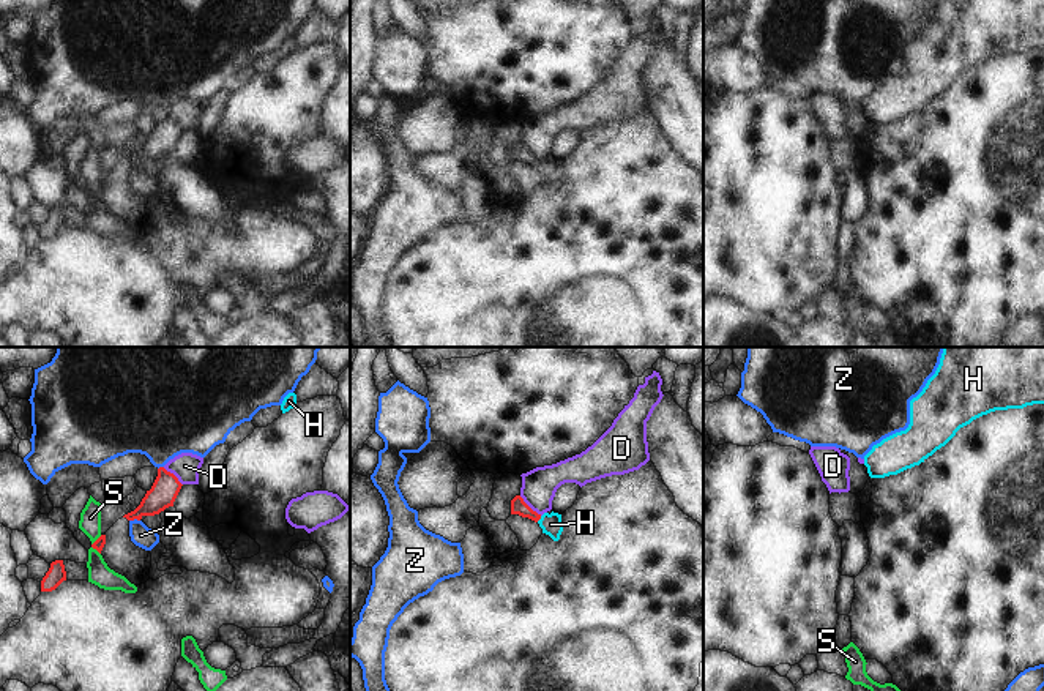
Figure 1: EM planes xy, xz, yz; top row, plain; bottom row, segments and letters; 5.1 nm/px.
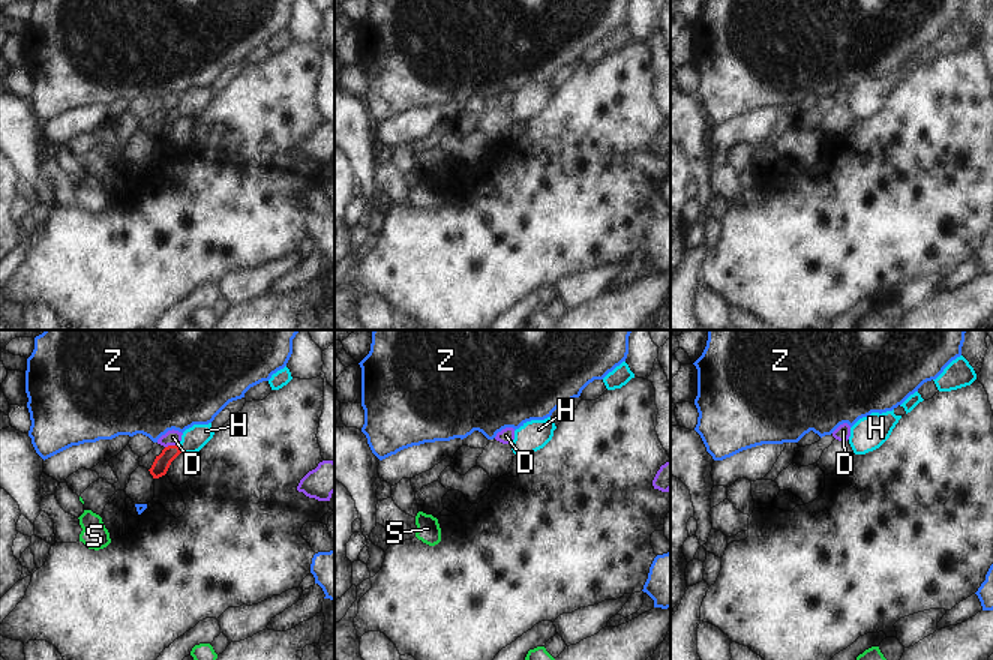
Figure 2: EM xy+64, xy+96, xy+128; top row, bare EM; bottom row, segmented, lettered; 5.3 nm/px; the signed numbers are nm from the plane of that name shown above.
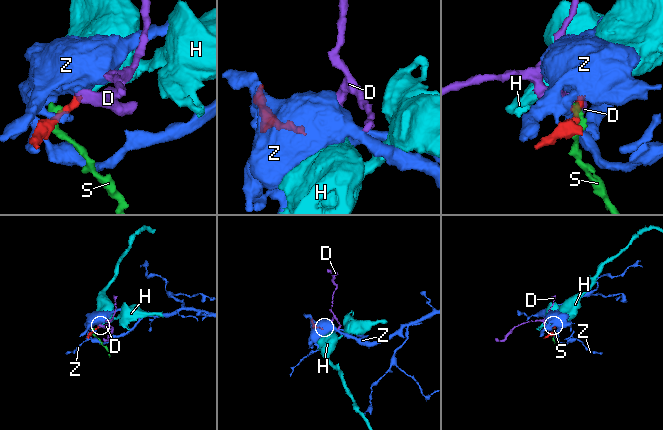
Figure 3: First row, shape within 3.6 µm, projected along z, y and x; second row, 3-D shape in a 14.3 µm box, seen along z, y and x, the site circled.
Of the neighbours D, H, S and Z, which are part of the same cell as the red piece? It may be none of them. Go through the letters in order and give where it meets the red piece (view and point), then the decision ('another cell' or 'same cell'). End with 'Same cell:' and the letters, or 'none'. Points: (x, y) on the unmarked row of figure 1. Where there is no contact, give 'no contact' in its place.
D: contact xz (529, 153); another cell
H: contact xz (538, 166); same cell
S: contact xy (92, 191); another cell
Z: contact xy (134, 164); another cell
Same cell: H

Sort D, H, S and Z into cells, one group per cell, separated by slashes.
D / H / S / Z

